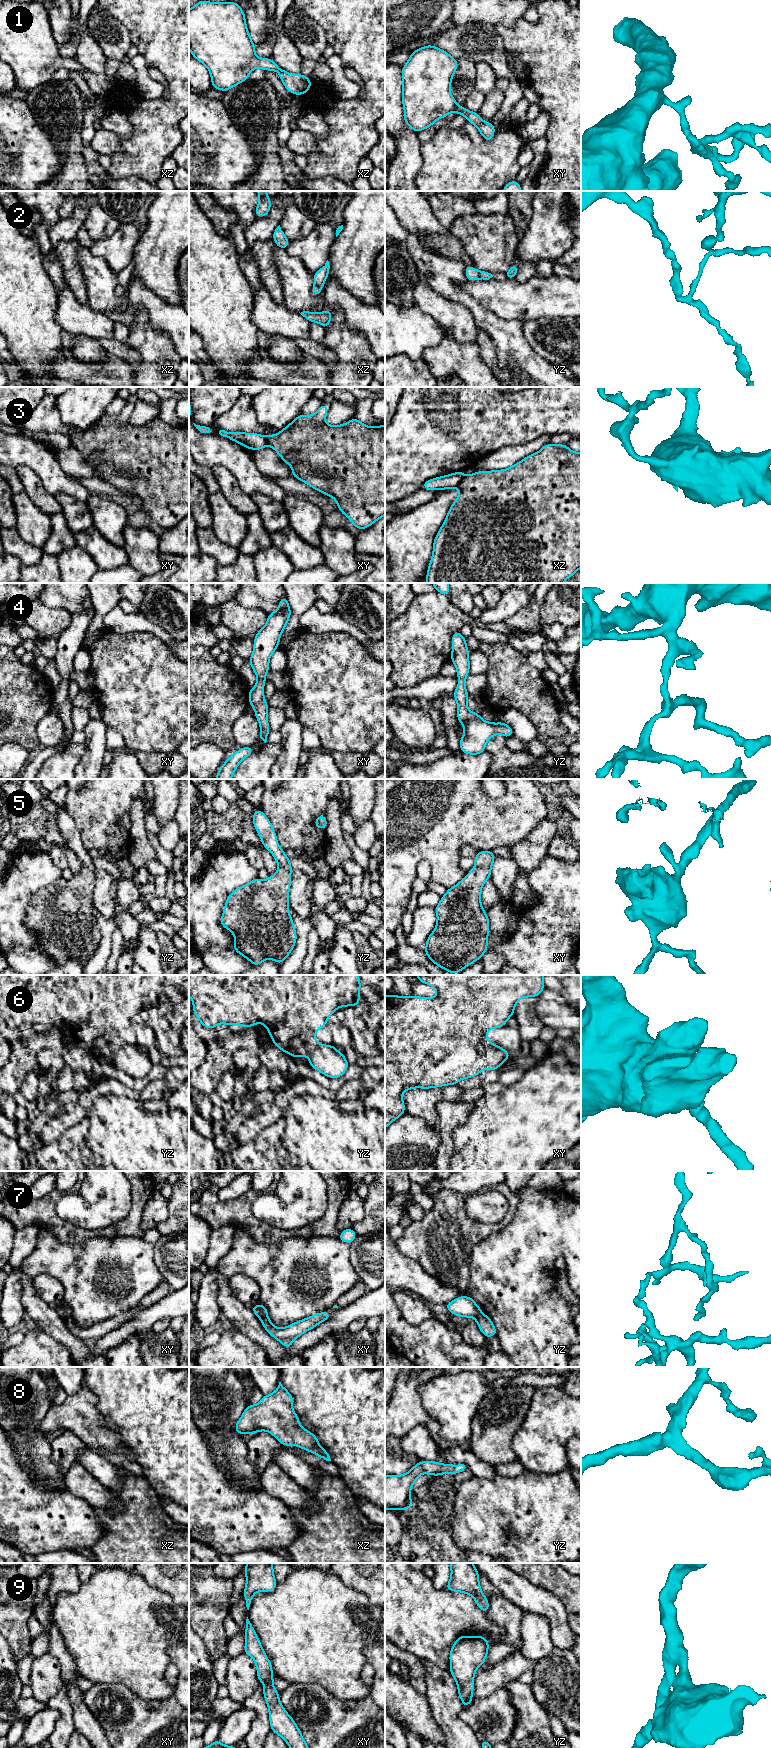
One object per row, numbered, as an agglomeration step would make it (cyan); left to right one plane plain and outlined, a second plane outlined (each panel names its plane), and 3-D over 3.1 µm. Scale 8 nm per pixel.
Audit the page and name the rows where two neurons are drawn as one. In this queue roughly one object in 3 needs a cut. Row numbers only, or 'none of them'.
2, 3, 7

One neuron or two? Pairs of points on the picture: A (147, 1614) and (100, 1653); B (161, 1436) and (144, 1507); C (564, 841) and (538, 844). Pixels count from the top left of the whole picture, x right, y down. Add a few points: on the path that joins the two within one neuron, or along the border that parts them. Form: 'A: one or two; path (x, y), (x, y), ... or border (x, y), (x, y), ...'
A: one; path (135, 1623), (129, 1624), (112, 1641)
B: two; border (143, 1476), (160, 1499)
C: two; border (556, 833), (549, 844), (547, 853)

